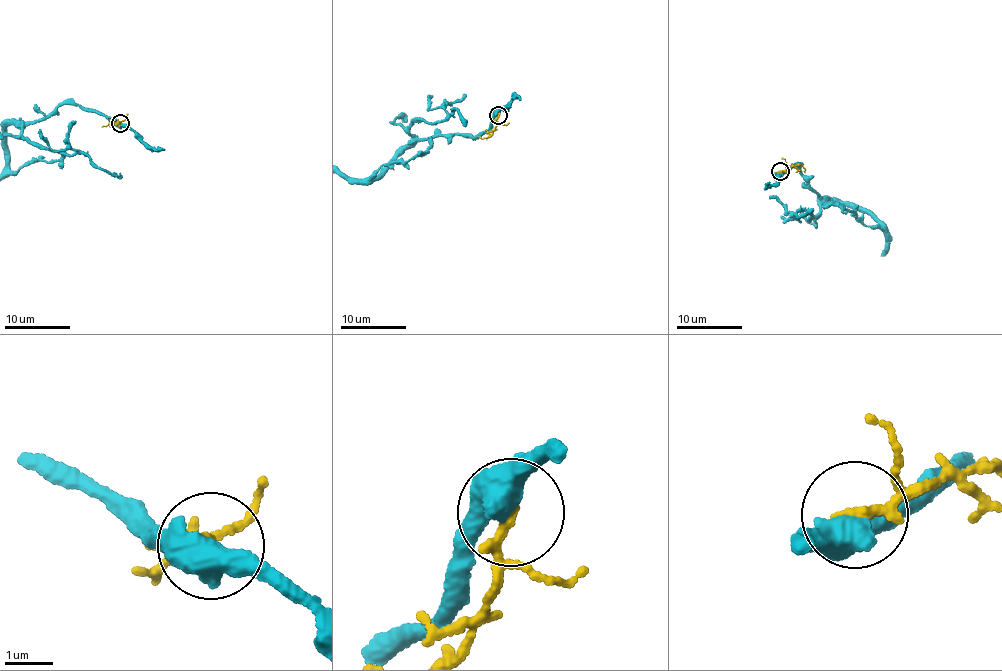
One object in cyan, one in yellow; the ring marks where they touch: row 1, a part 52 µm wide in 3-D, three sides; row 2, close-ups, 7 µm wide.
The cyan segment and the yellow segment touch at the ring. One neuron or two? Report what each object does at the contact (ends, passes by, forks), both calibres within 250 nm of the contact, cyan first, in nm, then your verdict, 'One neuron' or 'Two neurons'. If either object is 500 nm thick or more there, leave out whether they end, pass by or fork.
Thickness 600 nm (cyan) against 260 nm. Two neurons

